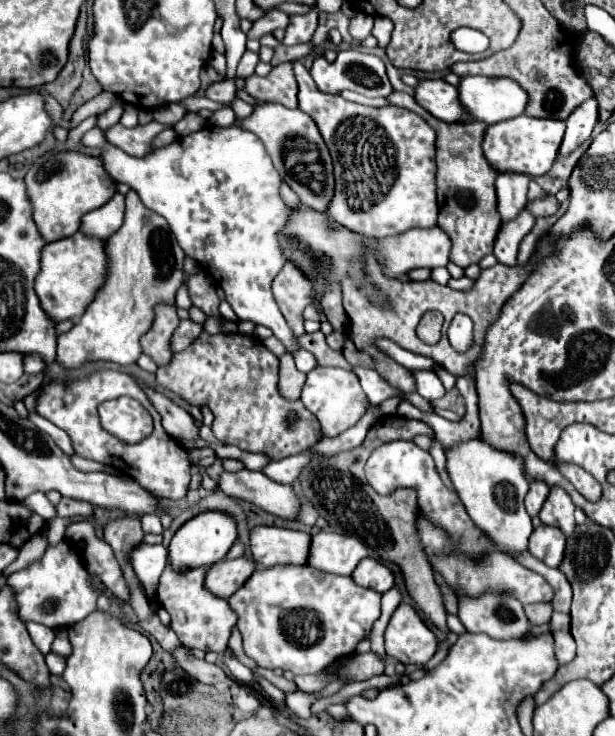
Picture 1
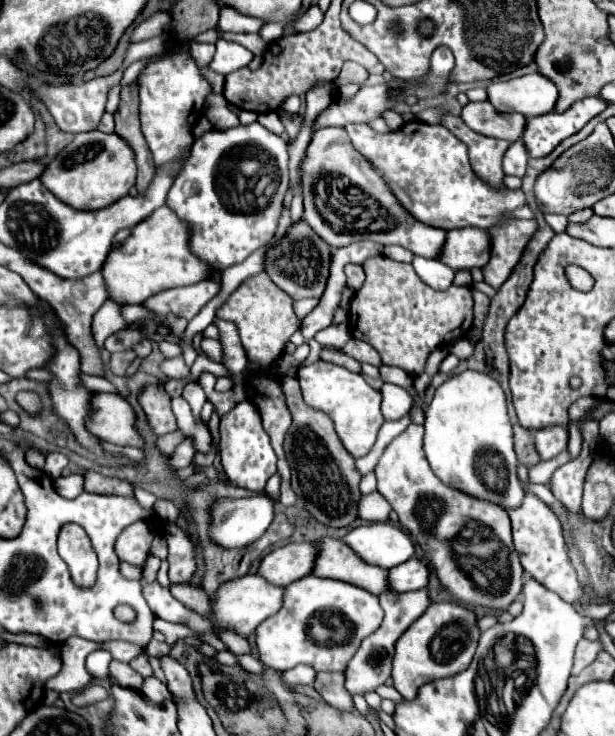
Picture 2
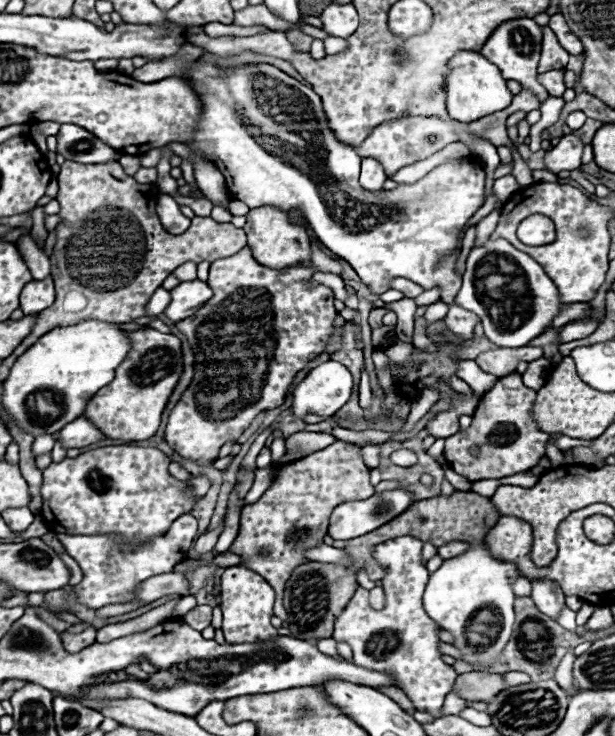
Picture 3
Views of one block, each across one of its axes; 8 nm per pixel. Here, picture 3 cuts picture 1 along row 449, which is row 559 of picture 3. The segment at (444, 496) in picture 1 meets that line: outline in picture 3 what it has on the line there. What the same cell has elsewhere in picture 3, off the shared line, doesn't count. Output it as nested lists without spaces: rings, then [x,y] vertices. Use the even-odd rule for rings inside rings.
[[[400,536],[376,546],[374,556],[386,568],[382,588],[386,592],[386,608],[376,612],[368,604],[368,590],[358,586],[344,612],[336,618],[334,640],[350,644],[354,650],[354,664],[366,666],[366,670],[382,670],[390,674],[398,688],[406,692],[416,710],[438,714],[444,696],[452,690],[458,674],[442,660],[438,642],[453,643],[453,636],[434,624],[422,608],[422,594],[428,582],[428,570],[420,562],[422,542],[412,536]]]

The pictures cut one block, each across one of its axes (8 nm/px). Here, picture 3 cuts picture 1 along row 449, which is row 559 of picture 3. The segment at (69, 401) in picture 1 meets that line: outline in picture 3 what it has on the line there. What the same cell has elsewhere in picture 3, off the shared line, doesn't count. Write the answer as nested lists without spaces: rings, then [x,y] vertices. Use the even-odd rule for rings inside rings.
[[[184,514],[180,516],[170,530],[164,536],[152,538],[148,544],[140,546],[134,552],[122,554],[118,548],[118,542],[114,542],[114,538],[110,536],[70,536],[70,534],[56,534],[58,540],[64,544],[66,552],[78,562],[78,566],[82,568],[82,582],[74,586],[74,594],[76,600],[88,608],[102,608],[108,604],[122,604],[128,602],[132,598],[134,588],[148,580],[150,576],[156,574],[166,574],[170,572],[178,562],[182,562],[186,558],[186,552],[190,550],[194,538],[196,538],[196,528],[198,522],[192,514]]]

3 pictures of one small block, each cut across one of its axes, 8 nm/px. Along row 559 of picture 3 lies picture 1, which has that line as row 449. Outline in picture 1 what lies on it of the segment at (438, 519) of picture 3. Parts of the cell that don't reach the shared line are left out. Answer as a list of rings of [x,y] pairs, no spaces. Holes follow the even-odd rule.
[[[400,414],[380,416],[374,426],[368,430],[366,440],[348,450],[340,452],[332,458],[316,456],[300,474],[302,490],[310,498],[310,502],[318,508],[318,512],[328,520],[328,528],[338,534],[350,534],[358,536],[368,548],[372,548],[380,560],[390,560],[396,564],[402,572],[404,584],[416,606],[422,610],[422,614],[442,632],[450,634],[450,628],[446,626],[446,606],[444,596],[440,592],[440,586],[434,580],[432,568],[420,548],[416,528],[414,528],[414,510],[418,508],[418,494],[414,488],[400,488],[390,496],[382,496],[370,488],[366,476],[364,476],[364,464],[366,458],[372,454],[374,448],[378,448],[384,442],[390,440],[412,440],[418,434],[426,434],[428,438],[434,438],[434,430],[424,424],[422,420],[408,420]]]

